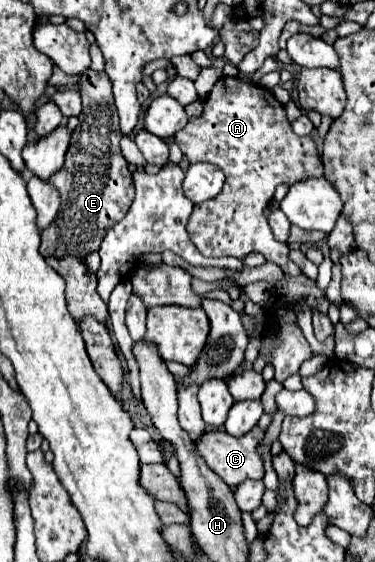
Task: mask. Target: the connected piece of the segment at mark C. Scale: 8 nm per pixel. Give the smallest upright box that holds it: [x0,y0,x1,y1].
[195,428,265,488]

